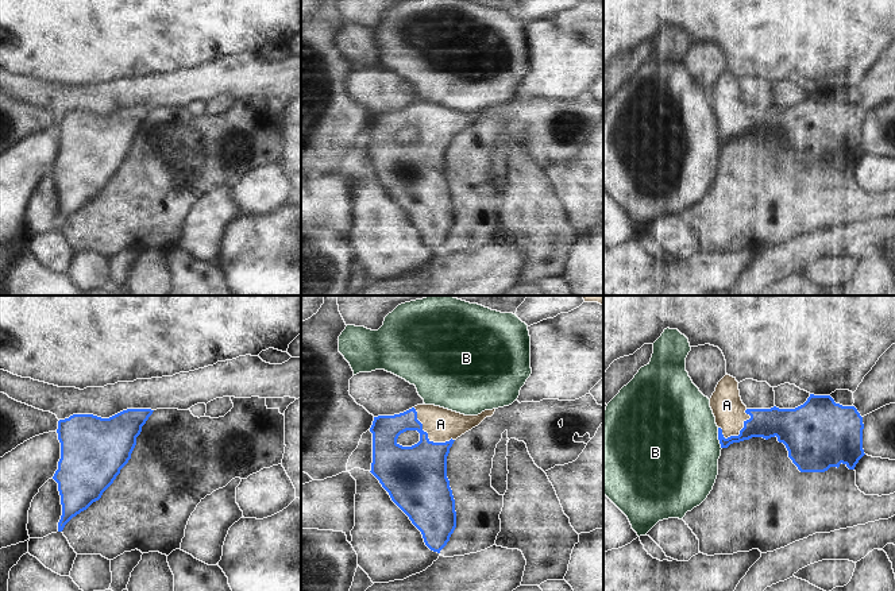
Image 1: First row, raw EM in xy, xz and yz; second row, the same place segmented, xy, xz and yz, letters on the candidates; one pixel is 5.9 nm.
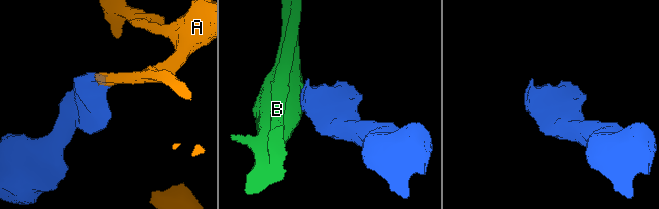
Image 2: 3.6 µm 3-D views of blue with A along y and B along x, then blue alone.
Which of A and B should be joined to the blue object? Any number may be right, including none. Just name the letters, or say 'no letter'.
A

